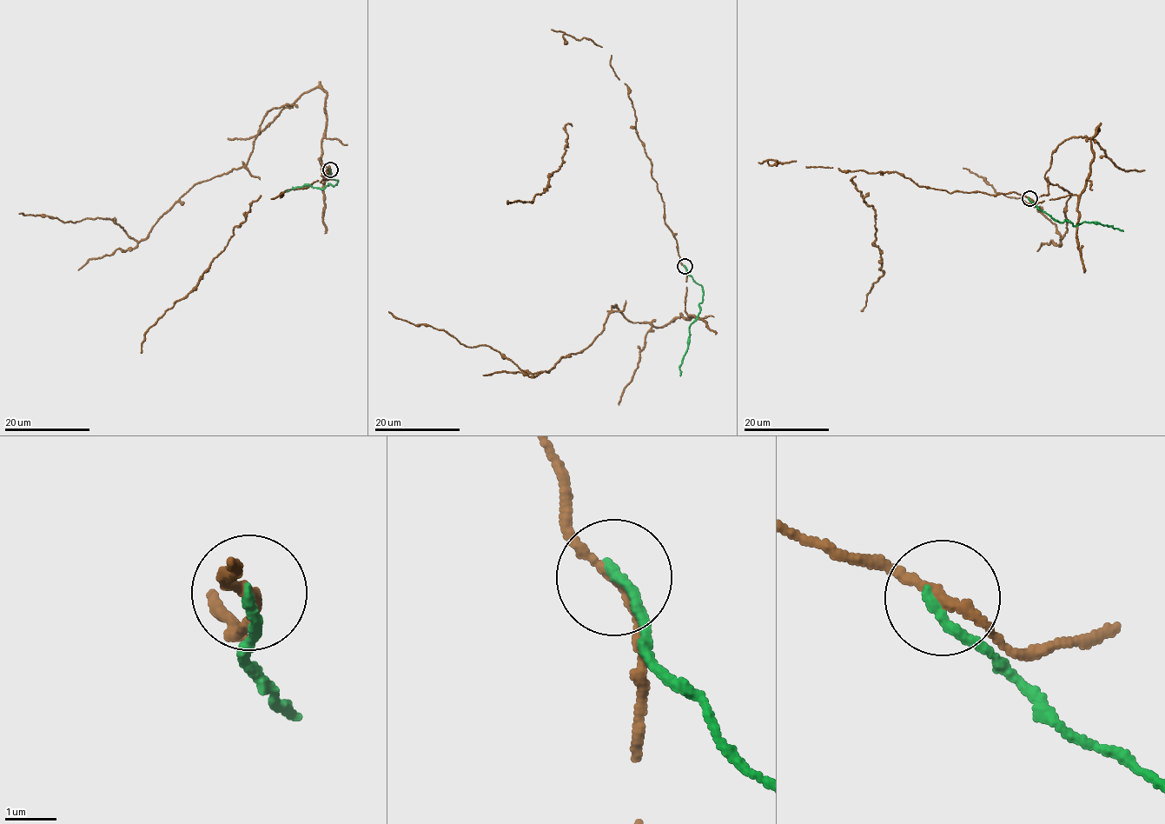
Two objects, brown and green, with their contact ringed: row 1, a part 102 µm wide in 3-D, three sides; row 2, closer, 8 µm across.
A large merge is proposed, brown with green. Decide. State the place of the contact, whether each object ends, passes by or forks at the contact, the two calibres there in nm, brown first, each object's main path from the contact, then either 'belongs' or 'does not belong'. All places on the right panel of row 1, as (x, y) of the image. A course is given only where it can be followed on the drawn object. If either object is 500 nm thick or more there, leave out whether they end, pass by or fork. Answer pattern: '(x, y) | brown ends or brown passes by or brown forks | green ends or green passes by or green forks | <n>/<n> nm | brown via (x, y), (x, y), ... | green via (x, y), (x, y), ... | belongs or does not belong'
(1029, 198) | brown passes by | green ends | 190/240 nm | brown via (1029, 199), (1081, 193), (1098, 129), (1051, 155), (1045, 178), (1070, 195), (1061, 239), (1032, 204), (963, 168) | green via (1029, 199), (1058, 221), (1071, 222), (1074, 225), (1098, 222), (1122, 231) | does not belong

